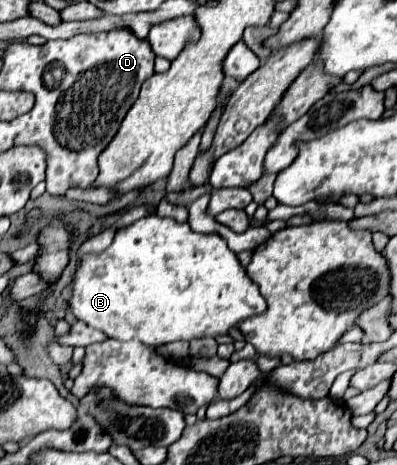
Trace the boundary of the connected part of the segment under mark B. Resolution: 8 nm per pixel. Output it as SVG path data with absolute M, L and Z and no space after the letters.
M159 216L141 218L135 224L117 230L111 246L103 252L83 254L81 264L73 274L67 304L77 320L105 332L107 340L143 342L145 346L227 334L241 320L261 314L267 308L259 288L247 278L245 268L221 236L197 234L187 224Z

